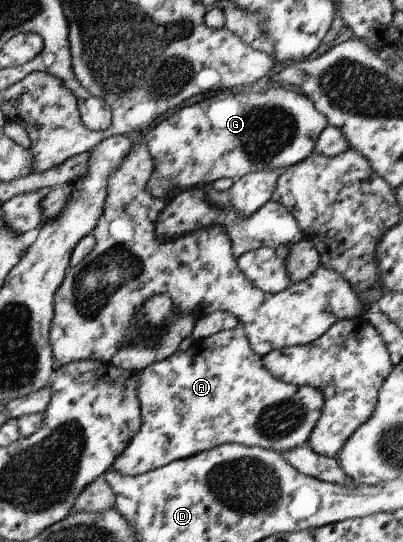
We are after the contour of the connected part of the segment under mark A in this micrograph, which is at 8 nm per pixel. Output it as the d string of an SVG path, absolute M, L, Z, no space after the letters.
M240 325L231 330L223 330L215 333L214 336L207 337L206 340L192 342L191 346L181 352L177 349L170 357L167 357L161 362L153 363L138 373L138 401L141 403L142 426L129 442L127 449L113 462L110 466L110 471L121 474L123 476L137 476L146 472L151 472L156 468L162 468L173 461L178 461L190 456L195 456L197 453L215 448L222 444L240 444L243 446L258 446L267 450L276 450L277 452L285 452L294 448L299 448L306 444L321 416L322 406L325 404L322 394L319 389L314 389L310 386L297 386L287 384L273 377L262 365L262 359L254 353L253 347L250 346L249 339L246 337L245 331Z

